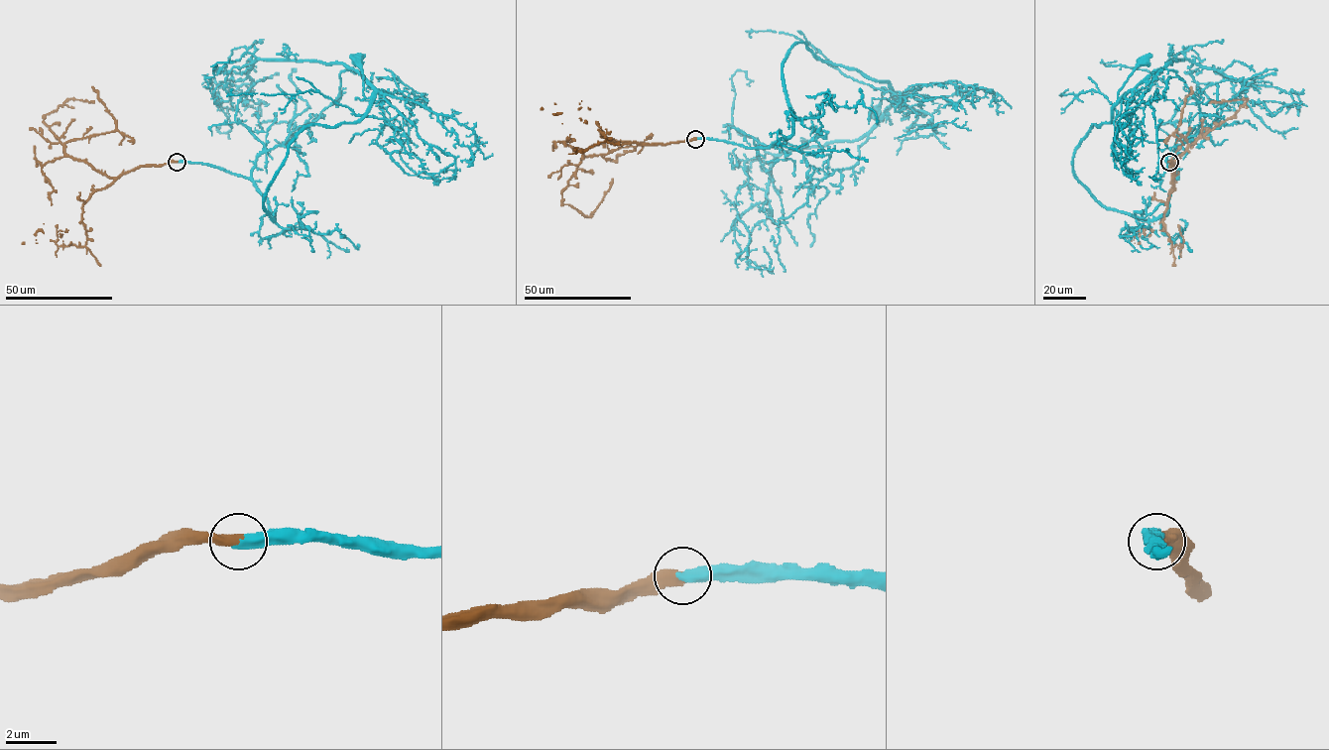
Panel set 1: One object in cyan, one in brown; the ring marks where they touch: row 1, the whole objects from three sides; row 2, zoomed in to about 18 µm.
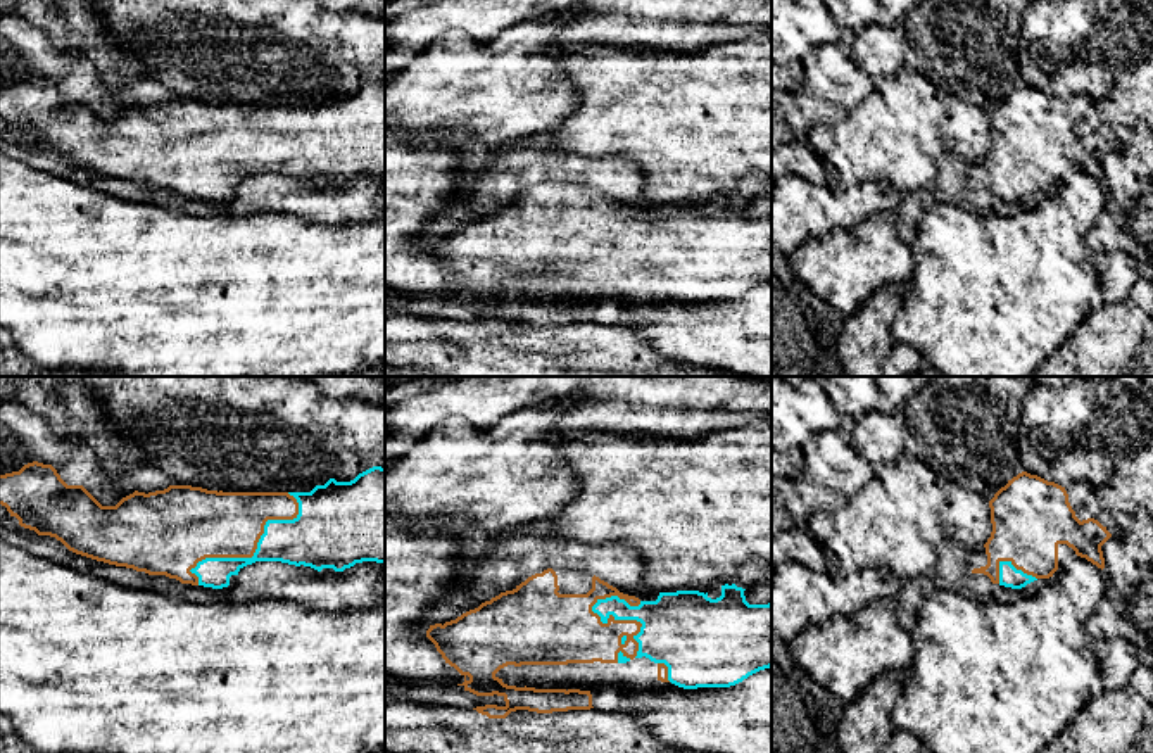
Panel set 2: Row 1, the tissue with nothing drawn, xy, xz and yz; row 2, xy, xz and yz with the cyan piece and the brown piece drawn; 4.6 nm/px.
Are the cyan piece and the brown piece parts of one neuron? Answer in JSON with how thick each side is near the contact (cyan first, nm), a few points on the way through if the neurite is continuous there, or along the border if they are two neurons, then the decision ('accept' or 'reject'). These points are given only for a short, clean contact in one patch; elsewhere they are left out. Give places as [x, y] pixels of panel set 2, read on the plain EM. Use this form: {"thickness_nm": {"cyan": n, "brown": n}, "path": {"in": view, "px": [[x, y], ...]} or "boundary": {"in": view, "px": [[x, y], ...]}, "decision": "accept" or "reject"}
{"thickness_nm": {"cyan": 220, "brown": 320}, "decision": "accept"}

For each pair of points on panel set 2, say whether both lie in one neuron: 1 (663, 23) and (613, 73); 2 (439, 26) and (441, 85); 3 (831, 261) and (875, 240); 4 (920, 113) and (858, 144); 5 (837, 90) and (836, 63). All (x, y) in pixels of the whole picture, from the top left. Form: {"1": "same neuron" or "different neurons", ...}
{"1": "different neurons", "2": "different neurons", "3": "same neuron", "4": "same neuron", "5": "same neuron"}

